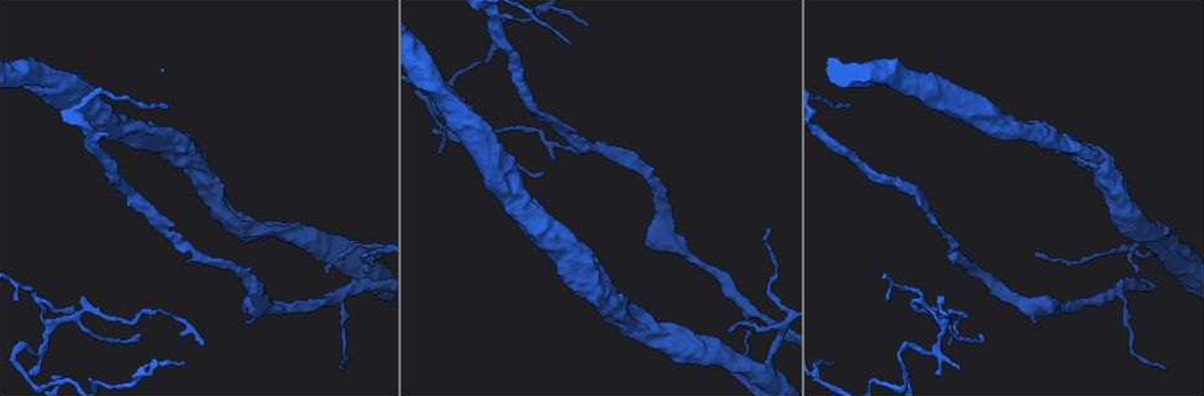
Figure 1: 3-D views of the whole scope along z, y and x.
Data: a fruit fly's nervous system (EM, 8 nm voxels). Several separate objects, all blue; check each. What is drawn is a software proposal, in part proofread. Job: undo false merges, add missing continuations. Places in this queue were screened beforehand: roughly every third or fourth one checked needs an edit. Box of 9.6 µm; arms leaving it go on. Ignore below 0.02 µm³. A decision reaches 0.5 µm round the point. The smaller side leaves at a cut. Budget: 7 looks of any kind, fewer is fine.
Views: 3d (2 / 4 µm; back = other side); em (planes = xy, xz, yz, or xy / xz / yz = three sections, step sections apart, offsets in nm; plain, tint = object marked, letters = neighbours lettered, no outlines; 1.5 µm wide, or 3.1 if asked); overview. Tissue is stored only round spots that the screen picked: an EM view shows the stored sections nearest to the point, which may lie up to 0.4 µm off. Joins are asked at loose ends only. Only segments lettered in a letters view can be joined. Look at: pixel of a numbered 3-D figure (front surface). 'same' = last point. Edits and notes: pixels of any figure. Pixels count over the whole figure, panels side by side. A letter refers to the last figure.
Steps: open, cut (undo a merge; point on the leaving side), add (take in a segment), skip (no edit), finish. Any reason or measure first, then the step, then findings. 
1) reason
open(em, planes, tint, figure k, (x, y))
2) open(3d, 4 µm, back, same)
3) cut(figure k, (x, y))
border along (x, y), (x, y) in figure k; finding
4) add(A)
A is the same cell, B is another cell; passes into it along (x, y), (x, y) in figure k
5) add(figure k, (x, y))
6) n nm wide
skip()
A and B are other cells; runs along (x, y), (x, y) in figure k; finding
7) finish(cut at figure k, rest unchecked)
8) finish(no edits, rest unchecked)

a fork
open(3d, 2 µm, figure 1, (48, 326))

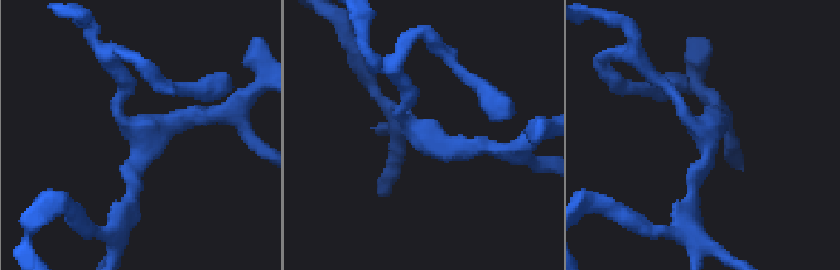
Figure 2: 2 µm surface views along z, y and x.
3 arms
open(em, yz, step 4, tint, figure 2, (427, 137))

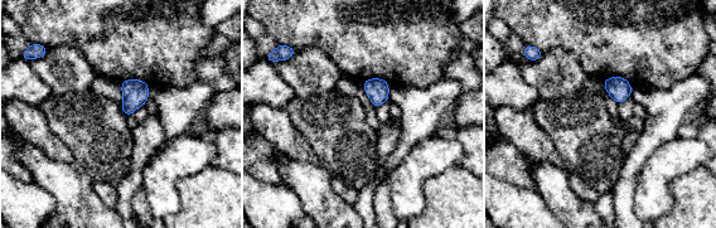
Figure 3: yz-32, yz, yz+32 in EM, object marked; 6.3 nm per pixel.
open(em, planes, letters, same)

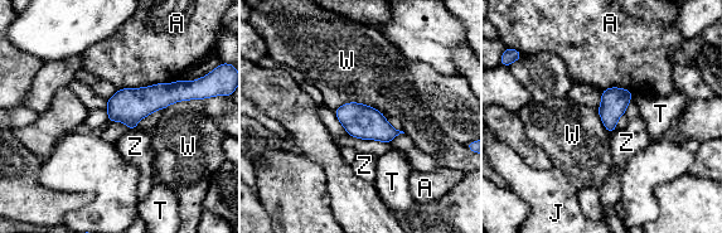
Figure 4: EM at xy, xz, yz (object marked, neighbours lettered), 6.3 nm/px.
A touches over 400 nm
skip()
A, J, T, W and Z are other cells; border along (334, 110), (362, 102), (384, 116) in figure 4; all the same neuron

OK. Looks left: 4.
tapers out
open(em, yz, step 4, tint, figure 1, (1034, 256))

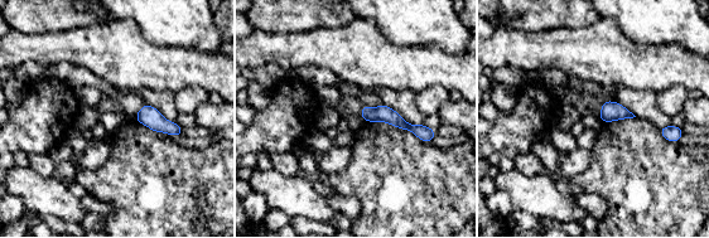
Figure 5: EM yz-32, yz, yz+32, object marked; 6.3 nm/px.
another direction
open(em, planes, letters, same)

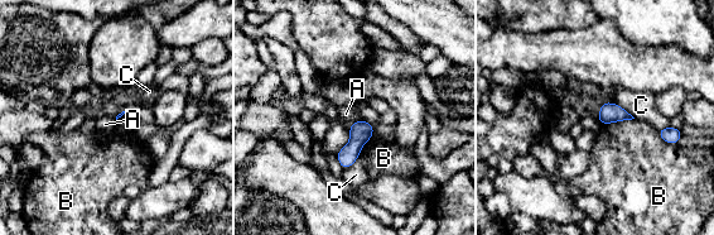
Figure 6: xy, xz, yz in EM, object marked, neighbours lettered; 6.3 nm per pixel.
skip()
A, B and C are other cells; border along (356, 121), (348, 126) in figure 6; no lettered segment goes on from it

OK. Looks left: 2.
open(em, yz, step 8, tint, figure 1, (1164, 367))

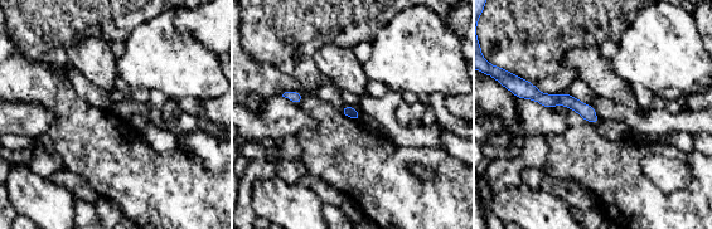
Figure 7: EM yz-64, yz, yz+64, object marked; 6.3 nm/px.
open(em, planes, letters, same)

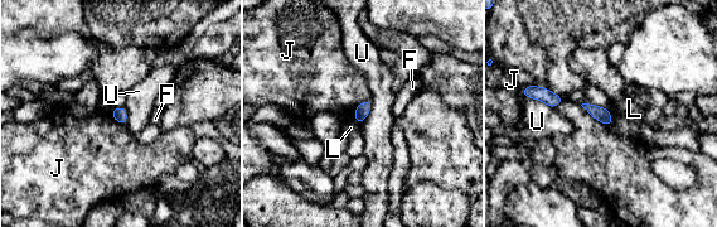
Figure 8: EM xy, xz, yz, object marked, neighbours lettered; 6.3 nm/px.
U touches over 220 nm
skip()
F, J, L and U are other cells; border along (523, 96), (541, 100), (555, 109) in figure 8; none of them fits

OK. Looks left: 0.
finish(no edits, rest unchecked)

